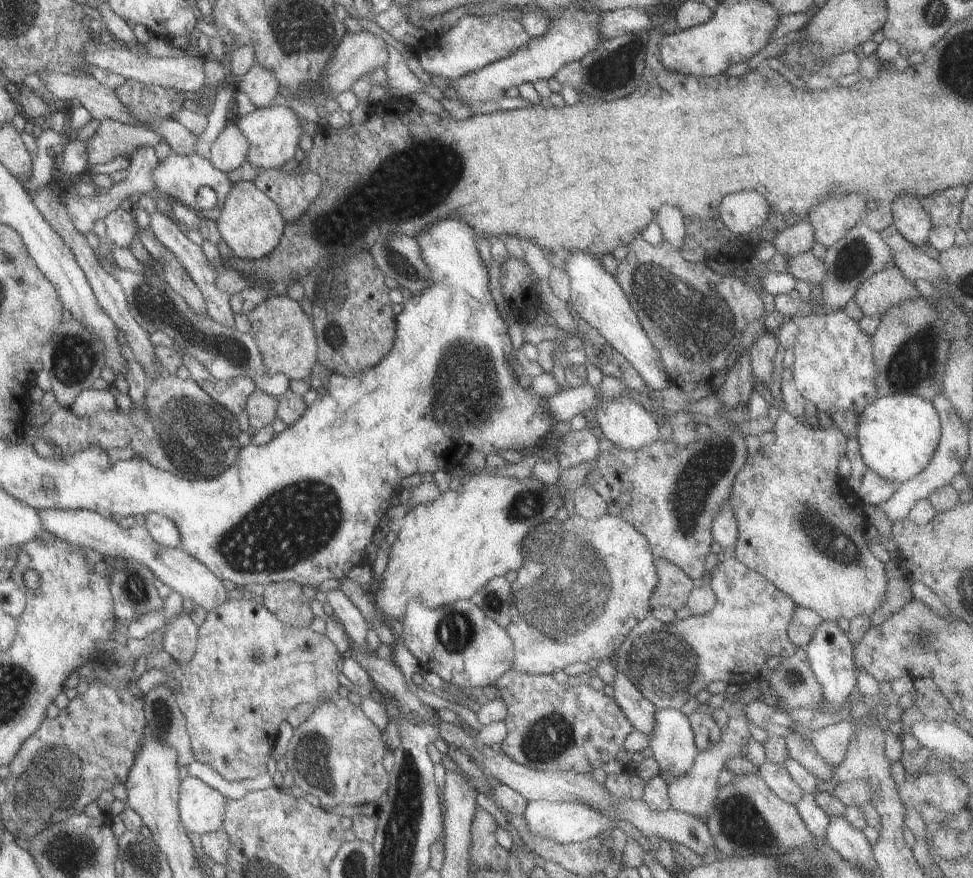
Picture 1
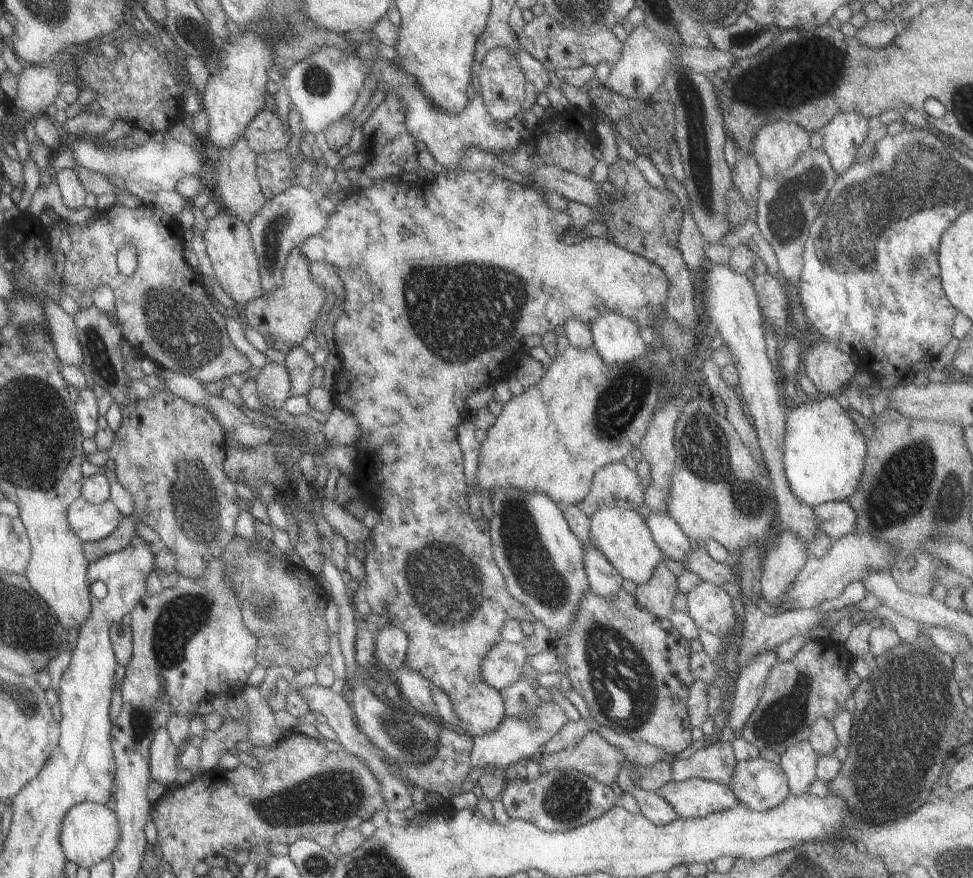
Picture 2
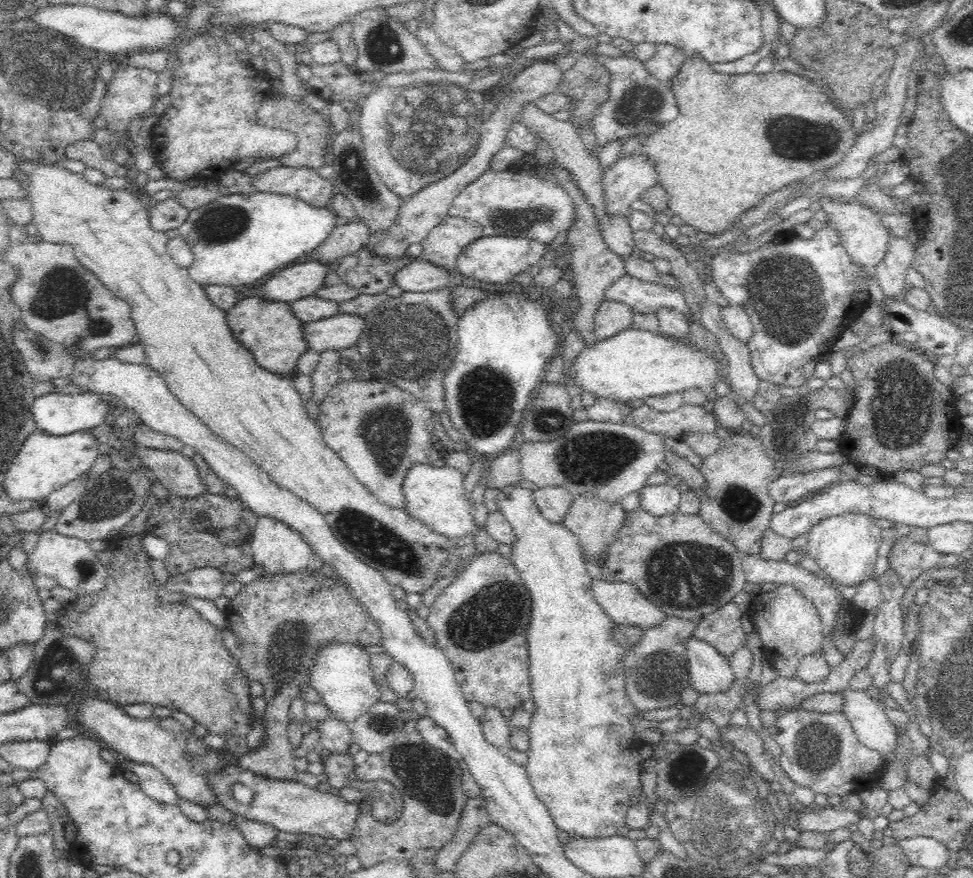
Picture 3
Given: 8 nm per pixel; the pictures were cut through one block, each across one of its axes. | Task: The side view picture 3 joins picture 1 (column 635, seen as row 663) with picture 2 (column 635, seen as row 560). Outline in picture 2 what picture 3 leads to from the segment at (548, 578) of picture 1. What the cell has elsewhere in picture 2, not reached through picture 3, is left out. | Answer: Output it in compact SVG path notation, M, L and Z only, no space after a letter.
M601 506L593 514L590 514L588 519L590 524L588 528L588 542L607 559L607 562L617 571L622 580L631 580L636 585L647 582L652 575L655 565L662 560L662 554L655 546L644 518L637 511Z

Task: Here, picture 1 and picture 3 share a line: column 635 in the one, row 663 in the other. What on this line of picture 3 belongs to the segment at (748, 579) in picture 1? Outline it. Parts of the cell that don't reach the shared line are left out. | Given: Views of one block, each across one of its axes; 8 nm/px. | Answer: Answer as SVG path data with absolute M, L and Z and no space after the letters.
M669 616L664 624L645 630L639 641L625 650L625 692L639 712L666 710L681 703L682 694L693 689L689 677L686 644L696 624Z

